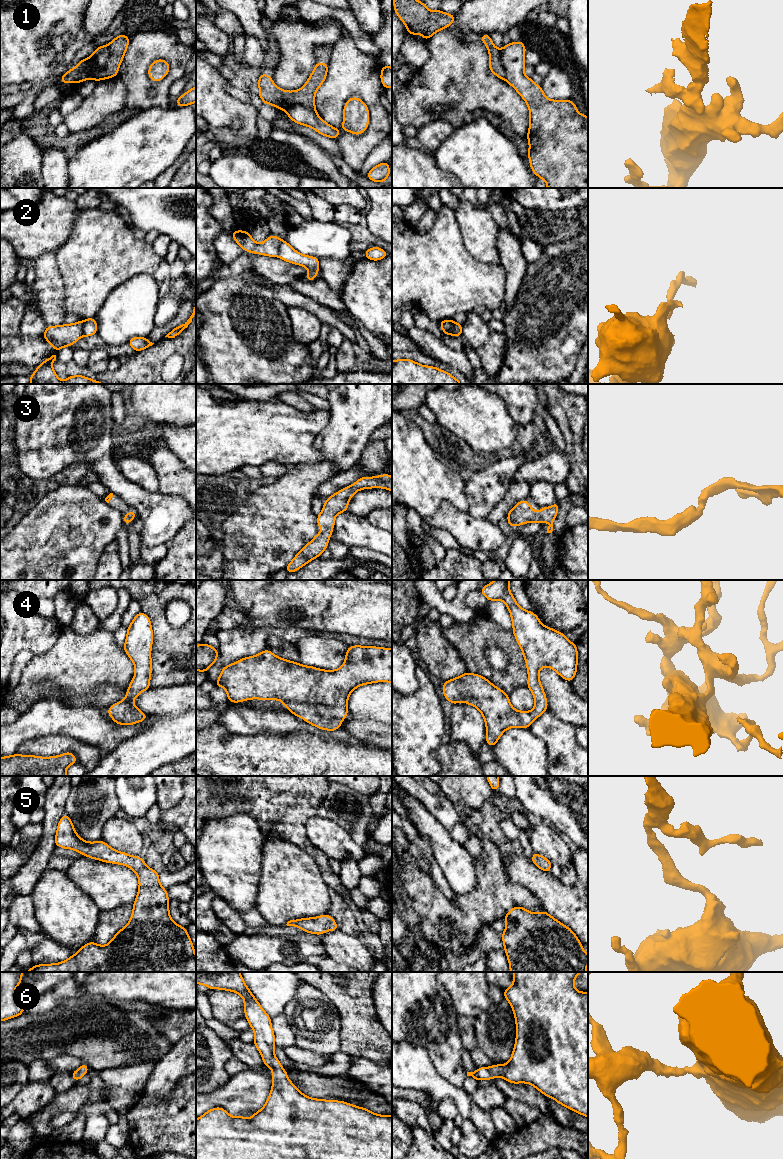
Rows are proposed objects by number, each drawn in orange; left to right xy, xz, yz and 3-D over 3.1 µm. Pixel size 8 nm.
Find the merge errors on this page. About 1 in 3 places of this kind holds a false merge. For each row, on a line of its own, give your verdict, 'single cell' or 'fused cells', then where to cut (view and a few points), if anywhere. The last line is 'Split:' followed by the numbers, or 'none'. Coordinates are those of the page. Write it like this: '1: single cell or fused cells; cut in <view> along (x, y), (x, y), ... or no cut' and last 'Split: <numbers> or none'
1: fused cells; cut in xy along (108, 45), (108, 61), (103, 67), (99, 68)
2: fused cells; cut in xz along (282, 241), (277, 255)
3: single cell; no cut
4: single cell; no cut
5: single cell; no cut
6: single cell; no cut
Split: 1, 2

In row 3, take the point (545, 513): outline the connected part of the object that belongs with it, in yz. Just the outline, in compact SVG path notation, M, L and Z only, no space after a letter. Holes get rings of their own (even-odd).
M523 499L519 501L508 513L507 520L510 527L520 526L529 522L539 522L541 526L548 519L550 524L547 533L552 533L554 520L559 509L558 501L549 508L541 507L540 512L535 512L531 505Z

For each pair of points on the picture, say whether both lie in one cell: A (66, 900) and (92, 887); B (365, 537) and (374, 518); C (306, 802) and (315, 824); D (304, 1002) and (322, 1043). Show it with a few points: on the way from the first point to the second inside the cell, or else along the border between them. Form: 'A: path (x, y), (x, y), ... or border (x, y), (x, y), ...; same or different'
A: border (67, 874), (93, 901), (98, 909); different
B: border (365, 517), (381, 529); different
C: border (316, 814), (306, 822), (307, 839); different
D: path (310, 1012), (320, 1033); same

